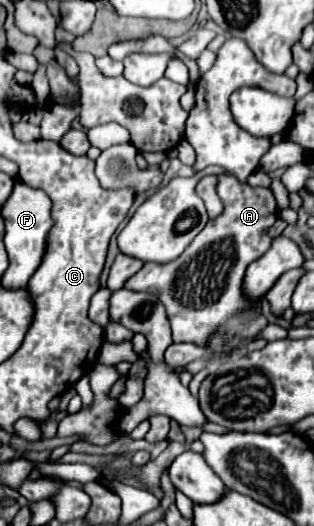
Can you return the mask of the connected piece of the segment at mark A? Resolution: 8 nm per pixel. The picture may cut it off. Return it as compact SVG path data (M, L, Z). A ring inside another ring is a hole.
M218 174L216 192L224 202L222 214L204 226L184 254L162 266L144 264L124 284L128 290L150 292L158 296L166 308L172 326L172 338L200 346L226 318L248 308L248 302L240 292L244 270L272 246L266 230L278 220L278 206L270 188L254 188L250 184L240 184L232 174ZM202 288L216 288L218 296L222 294L222 310L208 310L210 298L202 298Z

